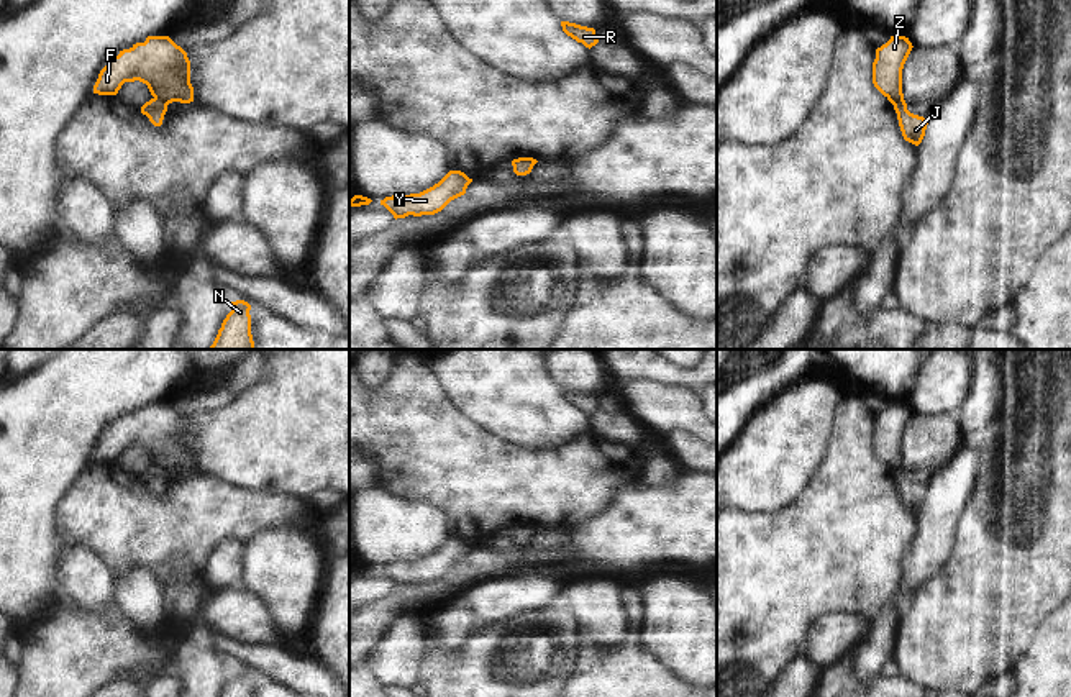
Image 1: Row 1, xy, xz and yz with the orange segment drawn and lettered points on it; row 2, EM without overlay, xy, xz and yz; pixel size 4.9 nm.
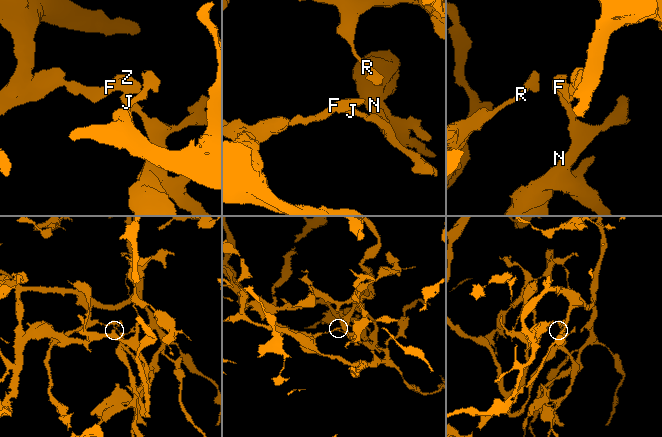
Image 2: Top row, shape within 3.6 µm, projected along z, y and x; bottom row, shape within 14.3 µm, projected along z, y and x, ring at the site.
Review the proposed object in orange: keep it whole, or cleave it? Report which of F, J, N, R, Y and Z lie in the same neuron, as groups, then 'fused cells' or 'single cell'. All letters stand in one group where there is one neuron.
F Y Z / J N R; fused cells

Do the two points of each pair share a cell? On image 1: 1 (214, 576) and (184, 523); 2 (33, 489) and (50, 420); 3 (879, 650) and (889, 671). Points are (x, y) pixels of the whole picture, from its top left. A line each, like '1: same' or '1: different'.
1: different
2: same
3: different

